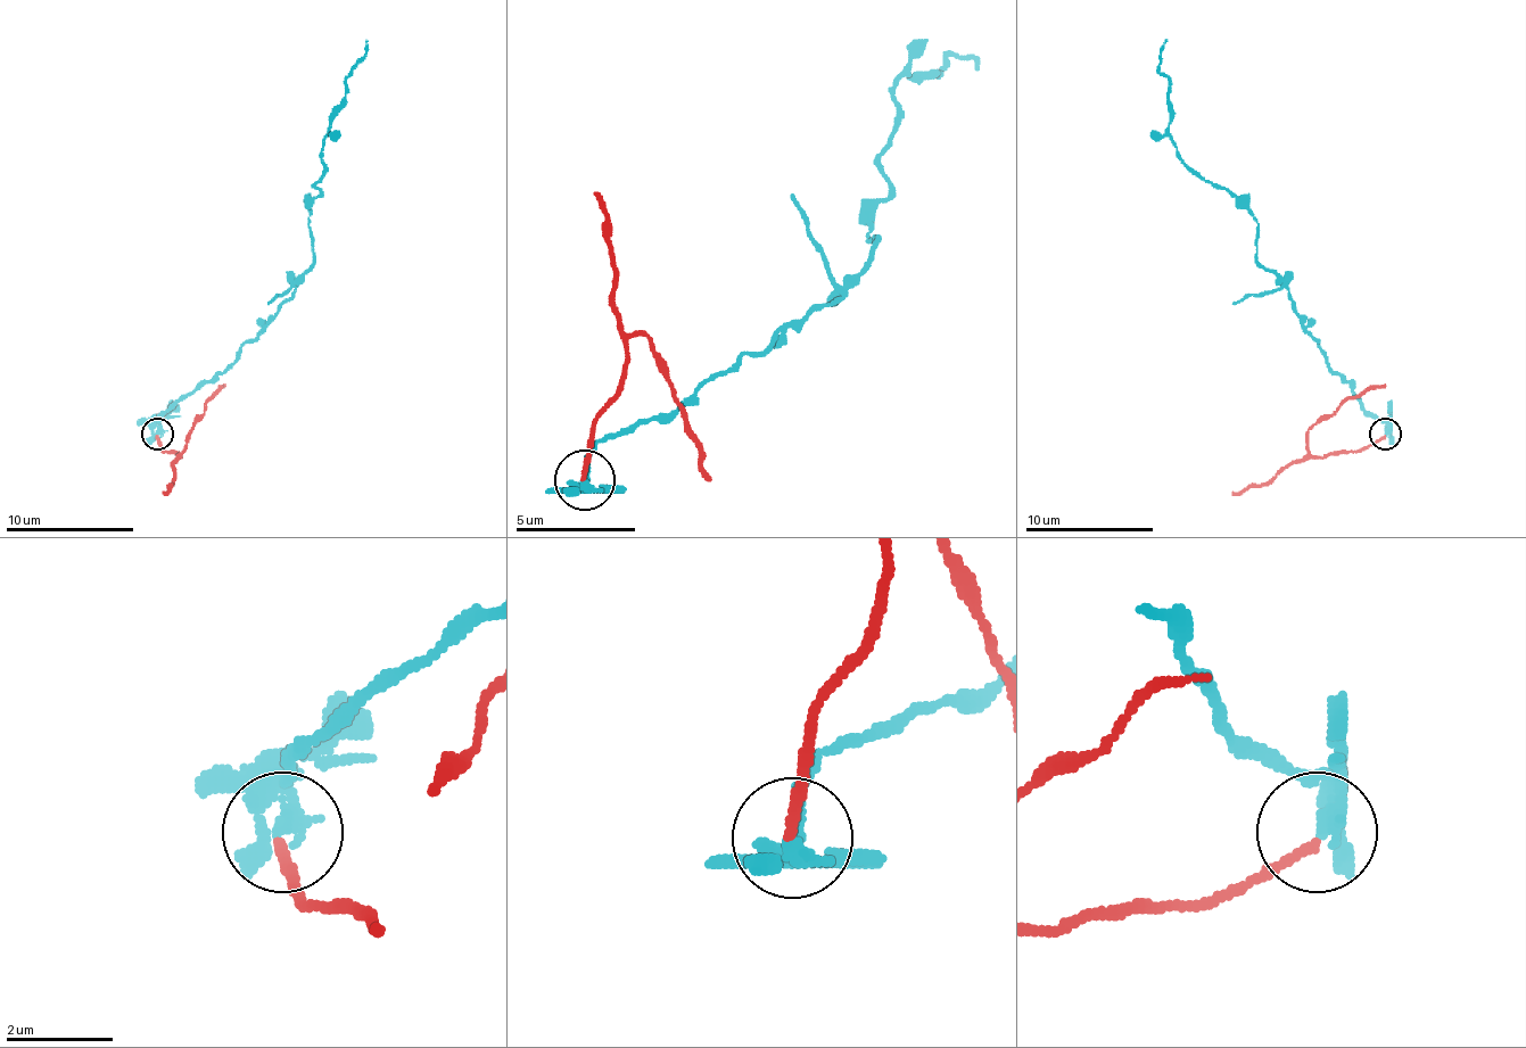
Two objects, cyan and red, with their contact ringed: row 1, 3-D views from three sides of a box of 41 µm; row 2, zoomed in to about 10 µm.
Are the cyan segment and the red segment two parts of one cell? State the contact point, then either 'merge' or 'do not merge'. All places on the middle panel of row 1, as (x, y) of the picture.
place (584, 479); do not merge

